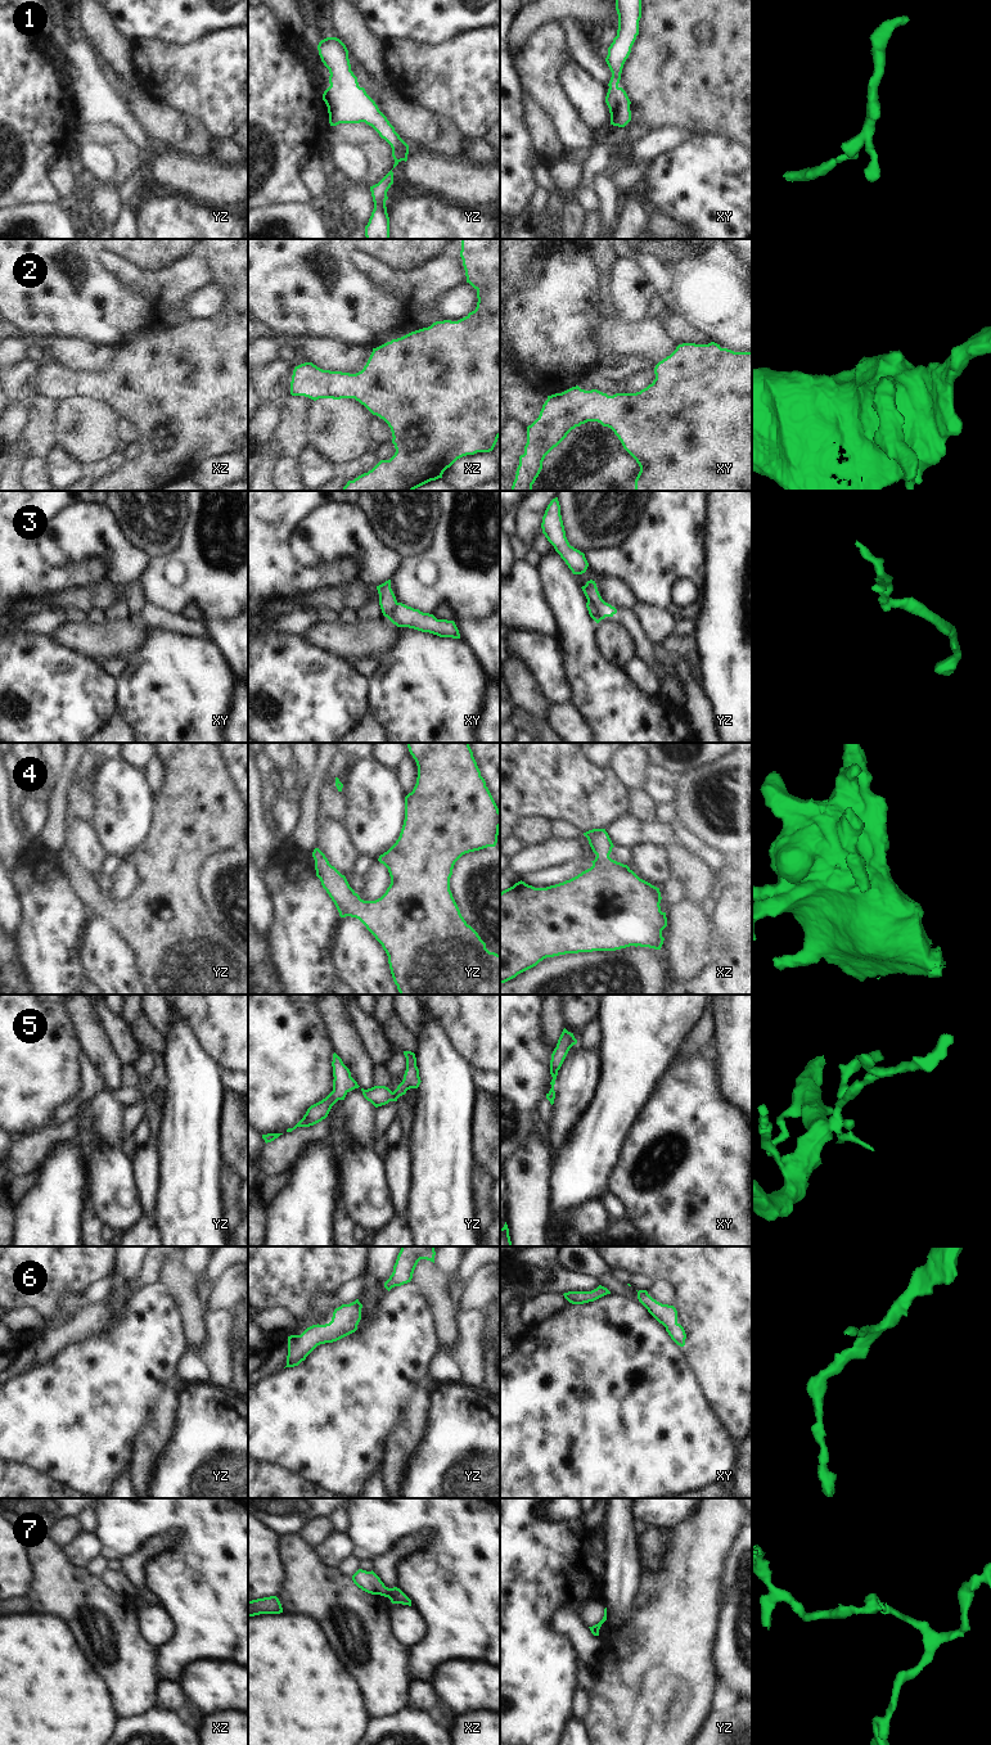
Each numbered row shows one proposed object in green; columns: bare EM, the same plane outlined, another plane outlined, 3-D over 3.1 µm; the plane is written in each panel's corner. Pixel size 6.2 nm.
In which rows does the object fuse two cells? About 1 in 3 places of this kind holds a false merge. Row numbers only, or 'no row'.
3, 7

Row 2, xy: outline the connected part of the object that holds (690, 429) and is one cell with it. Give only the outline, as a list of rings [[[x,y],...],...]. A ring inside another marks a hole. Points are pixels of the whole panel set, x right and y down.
[[[715,342],[708,344],[683,343],[670,356],[656,365],[654,374],[656,379],[653,383],[636,393],[616,393],[608,396],[598,389],[585,391],[576,385],[562,393],[548,396],[539,418],[527,427],[527,443],[524,446],[524,454],[519,456],[519,465],[515,472],[512,491],[532,491],[532,484],[542,469],[545,456],[572,429],[587,421],[598,421],[603,427],[611,428],[621,441],[623,448],[636,460],[640,472],[635,479],[635,491],[752,491],[752,351],[734,352],[728,348],[721,348]]]

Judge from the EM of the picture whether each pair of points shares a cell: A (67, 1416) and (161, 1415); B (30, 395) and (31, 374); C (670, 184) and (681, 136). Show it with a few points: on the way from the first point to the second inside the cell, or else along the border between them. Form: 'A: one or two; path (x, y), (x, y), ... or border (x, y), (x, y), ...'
A: two; border (161, 1388), (149, 1406), (149, 1412), (135, 1443)
B: one; path (30, 389), (30, 379)
C: two; border (694, 135), (653, 158)

